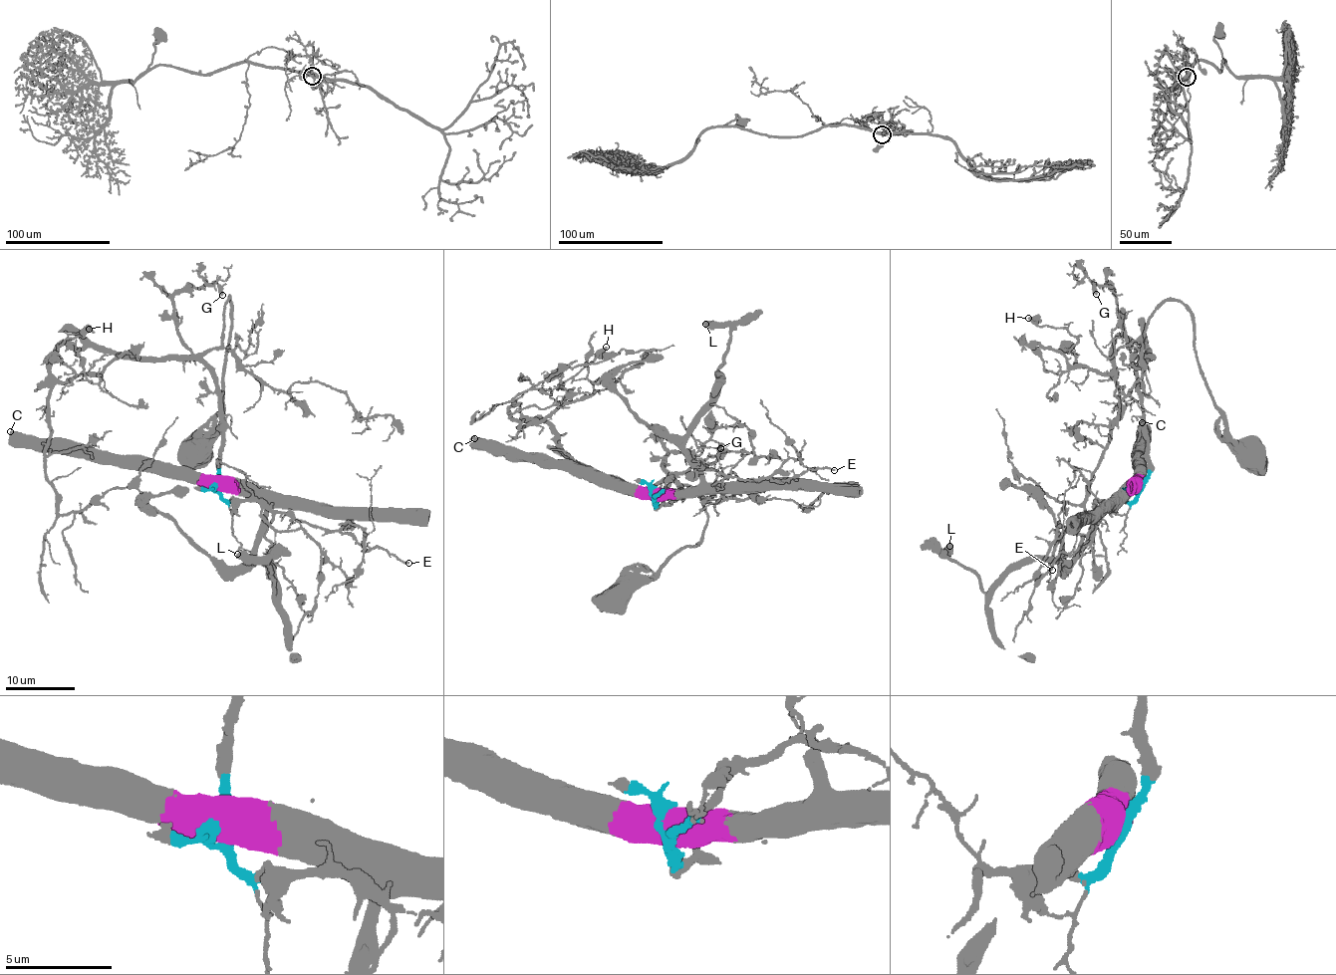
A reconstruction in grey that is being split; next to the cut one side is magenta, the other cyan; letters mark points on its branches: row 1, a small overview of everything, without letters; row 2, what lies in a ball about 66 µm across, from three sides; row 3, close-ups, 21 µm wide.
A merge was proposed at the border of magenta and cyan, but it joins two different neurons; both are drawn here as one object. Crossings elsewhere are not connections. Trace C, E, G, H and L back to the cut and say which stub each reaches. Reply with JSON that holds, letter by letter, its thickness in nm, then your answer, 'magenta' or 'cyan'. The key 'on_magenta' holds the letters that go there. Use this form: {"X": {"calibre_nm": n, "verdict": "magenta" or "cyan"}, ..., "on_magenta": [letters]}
{"C": {"calibre_nm": 550, "verdict": "magenta"}, "E": {"calibre_nm": 180, "verdict": "cyan"}, "G": {"calibre_nm": 380, "verdict": "cyan"}, "H": {"calibre_nm": 360, "verdict": "cyan"}, "L": {"calibre_nm": 750, "verdict": "magenta"}, "on_magenta": ["C", "L"]}

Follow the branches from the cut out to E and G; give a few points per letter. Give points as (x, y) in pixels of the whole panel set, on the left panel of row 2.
E: (218, 488), (226, 501), (265, 501), (273, 510), (312, 525), (349, 533), (366, 549), (384, 548), (409, 564)
G: (218, 488), (220, 393), (213, 371), (192, 353), (179, 336), (173, 296), (214, 282), (222, 296)

